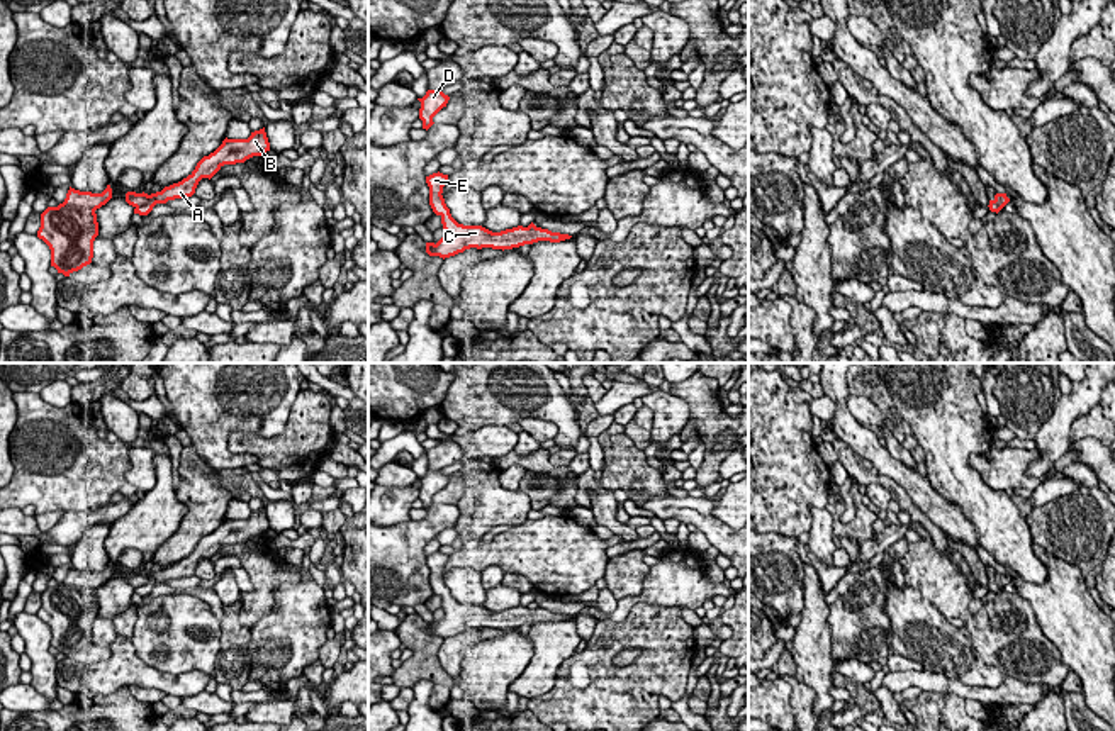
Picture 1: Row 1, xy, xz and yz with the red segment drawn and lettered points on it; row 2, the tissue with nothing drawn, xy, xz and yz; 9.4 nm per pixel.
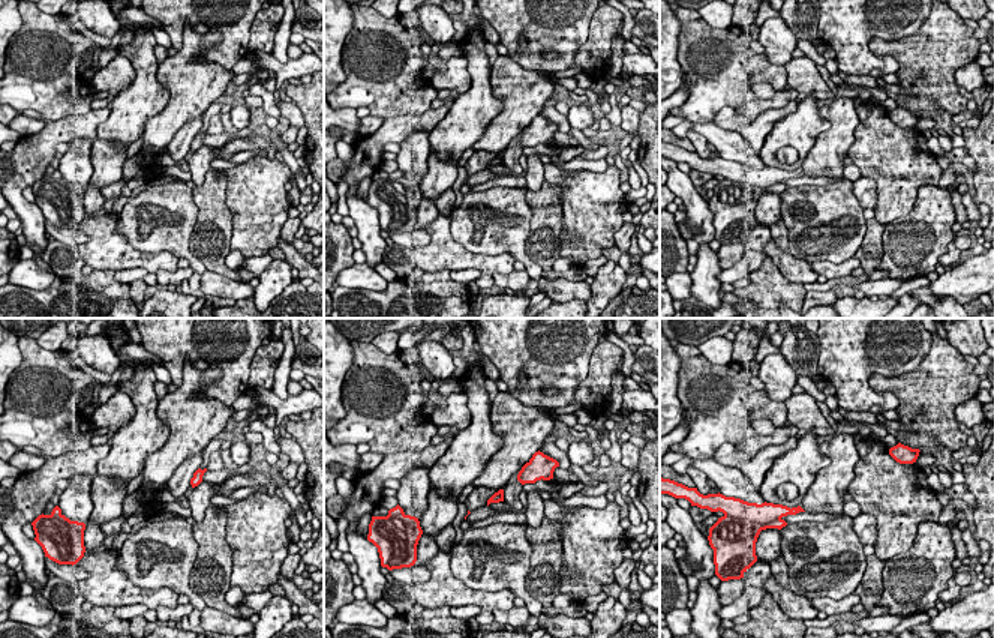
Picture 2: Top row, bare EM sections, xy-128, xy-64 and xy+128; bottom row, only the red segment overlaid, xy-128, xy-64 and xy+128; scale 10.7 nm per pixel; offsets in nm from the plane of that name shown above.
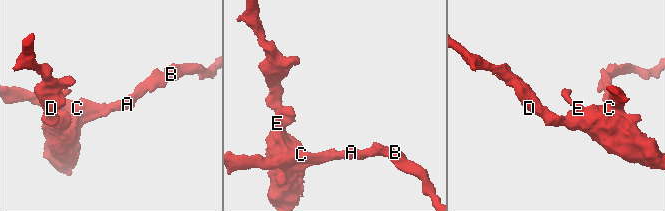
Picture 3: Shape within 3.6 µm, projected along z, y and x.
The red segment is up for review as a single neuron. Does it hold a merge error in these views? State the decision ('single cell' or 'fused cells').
fused cells

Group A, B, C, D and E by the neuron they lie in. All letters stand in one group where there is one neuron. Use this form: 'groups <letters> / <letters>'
groups A B C E / D

